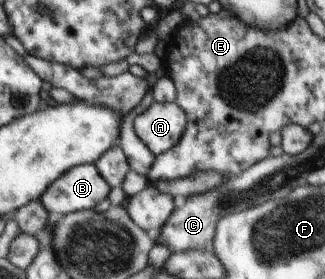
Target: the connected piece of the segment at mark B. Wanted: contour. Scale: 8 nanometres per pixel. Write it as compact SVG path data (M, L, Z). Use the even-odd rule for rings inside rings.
M81 164L56 179L39 198L48 211L50 221L82 209L94 209L108 199L112 187L98 172L95 164Z

